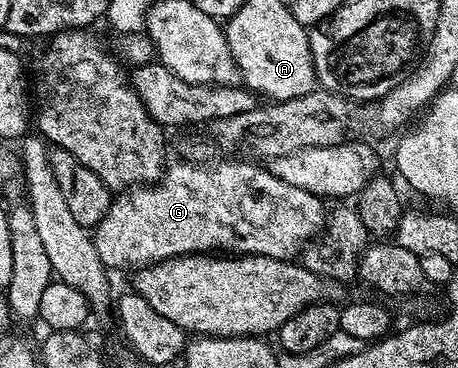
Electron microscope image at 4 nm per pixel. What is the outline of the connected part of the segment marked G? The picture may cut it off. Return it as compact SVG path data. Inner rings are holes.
M186 159L166 166L165 172L154 185L136 185L133 189L124 189L112 200L107 213L99 221L98 225L93 229L93 240L97 249L97 255L101 257L101 263L106 265L108 270L115 269L131 269L130 271L138 271L144 267L150 266L157 261L164 261L170 257L182 257L189 253L203 253L211 251L216 245L216 250L230 251L235 255L250 255L252 257L272 257L278 261L290 261L300 256L301 250L312 238L318 237L323 232L325 222L325 209L323 211L324 202L315 194L305 191L301 187L293 187L289 183L285 183L285 179L277 179L277 175L271 173L270 168L259 165L250 165L247 161L219 161L216 165L212 163L192 163Z

